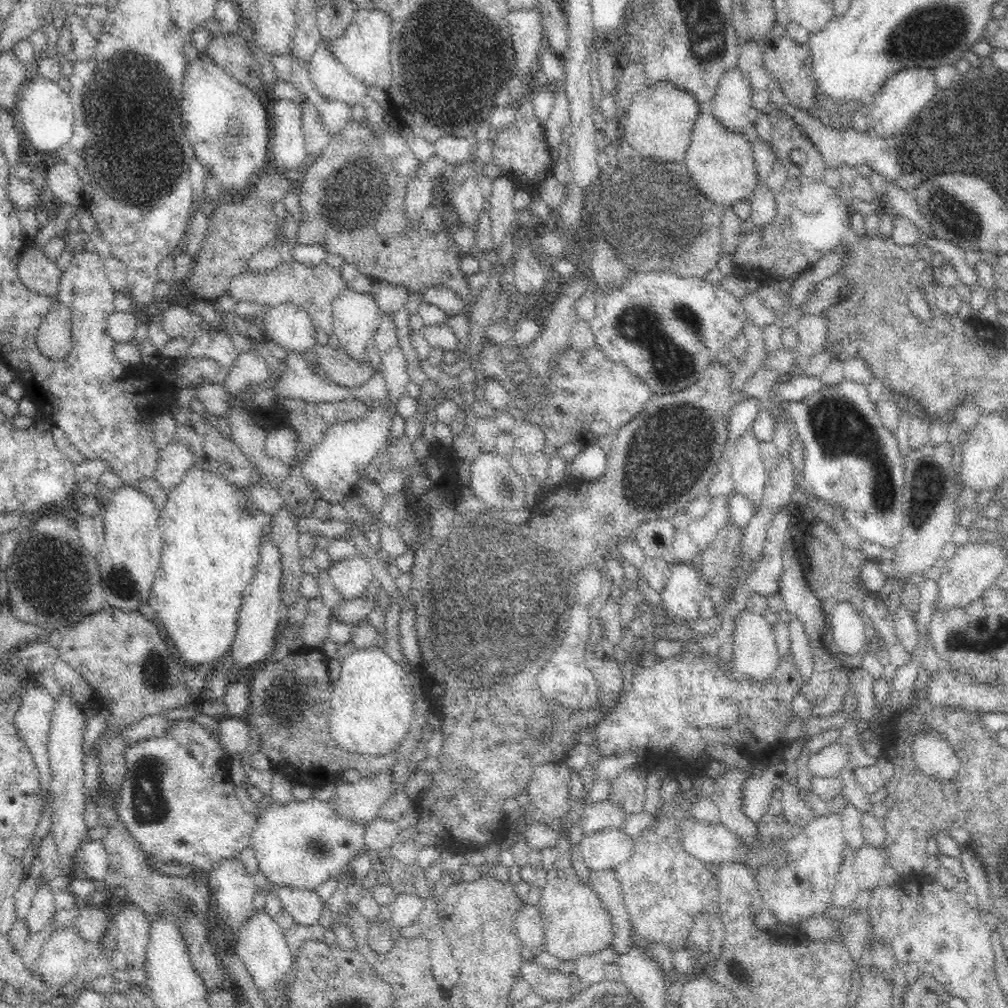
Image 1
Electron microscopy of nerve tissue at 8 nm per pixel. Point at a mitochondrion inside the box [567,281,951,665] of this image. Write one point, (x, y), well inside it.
(667, 455)

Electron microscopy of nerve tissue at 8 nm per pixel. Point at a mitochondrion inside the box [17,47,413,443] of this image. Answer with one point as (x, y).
(128, 151)

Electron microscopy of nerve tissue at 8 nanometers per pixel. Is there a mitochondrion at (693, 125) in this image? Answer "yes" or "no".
no

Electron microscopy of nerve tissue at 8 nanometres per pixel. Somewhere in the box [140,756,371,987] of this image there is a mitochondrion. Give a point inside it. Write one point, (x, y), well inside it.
(188, 907)

